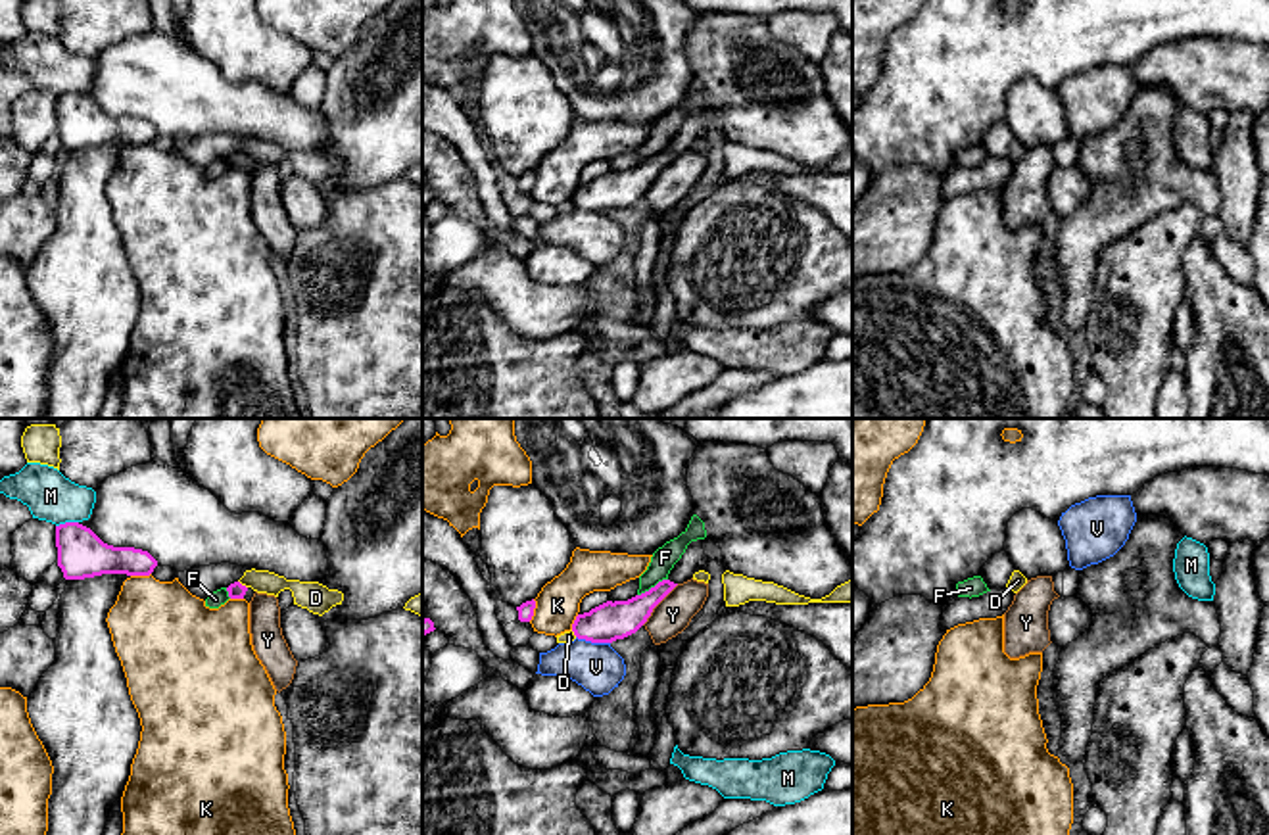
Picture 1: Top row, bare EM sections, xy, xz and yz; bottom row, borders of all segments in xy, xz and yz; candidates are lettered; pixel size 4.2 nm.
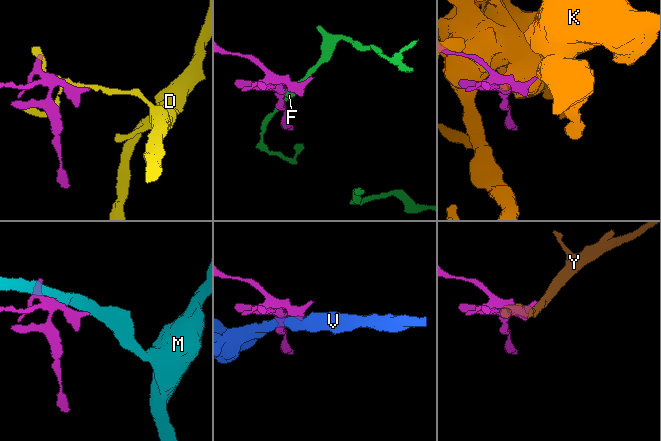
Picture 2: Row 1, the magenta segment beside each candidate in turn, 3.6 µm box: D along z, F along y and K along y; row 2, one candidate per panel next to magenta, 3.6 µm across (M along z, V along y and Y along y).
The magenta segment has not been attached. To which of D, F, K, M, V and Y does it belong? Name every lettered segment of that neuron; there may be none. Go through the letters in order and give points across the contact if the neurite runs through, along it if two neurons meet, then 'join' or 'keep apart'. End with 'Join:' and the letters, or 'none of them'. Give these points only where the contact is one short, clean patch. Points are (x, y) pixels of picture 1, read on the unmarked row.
D: keep apart
F: keep apart
K: keep apart
M: border xy (77, 91), (66, 91), (56, 96); keep apart
V: border xz (576, 206), (588, 212), (609, 214); keep apart
Y: border xz (678, 154), (642, 194); keep apart
Join: none of them

